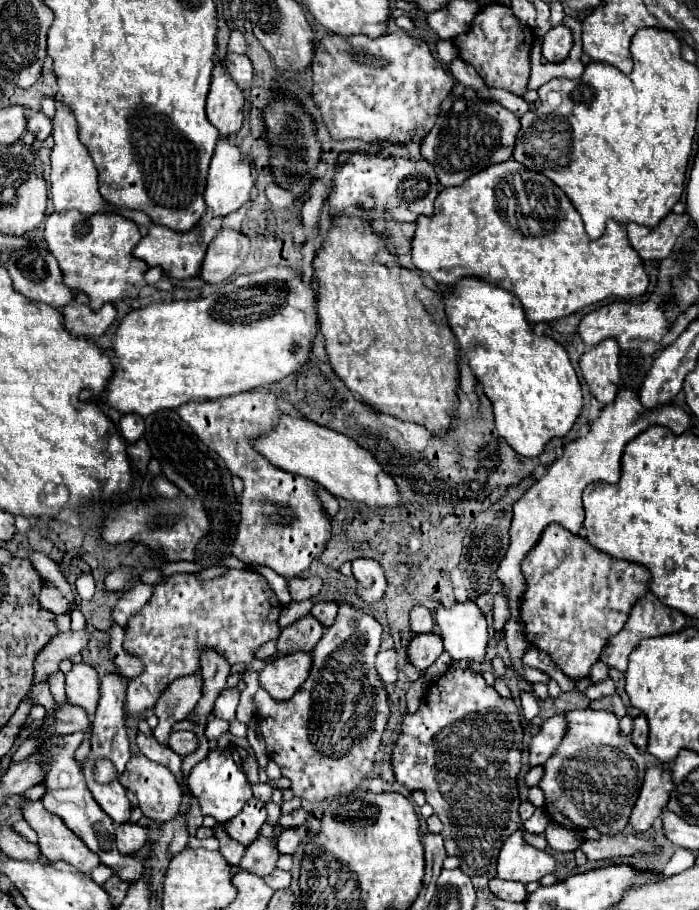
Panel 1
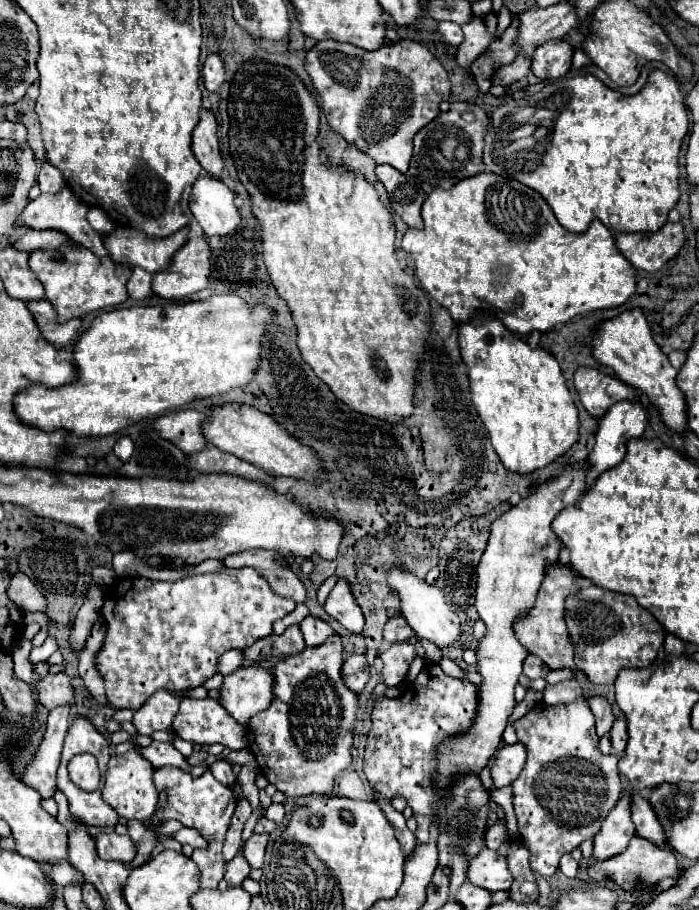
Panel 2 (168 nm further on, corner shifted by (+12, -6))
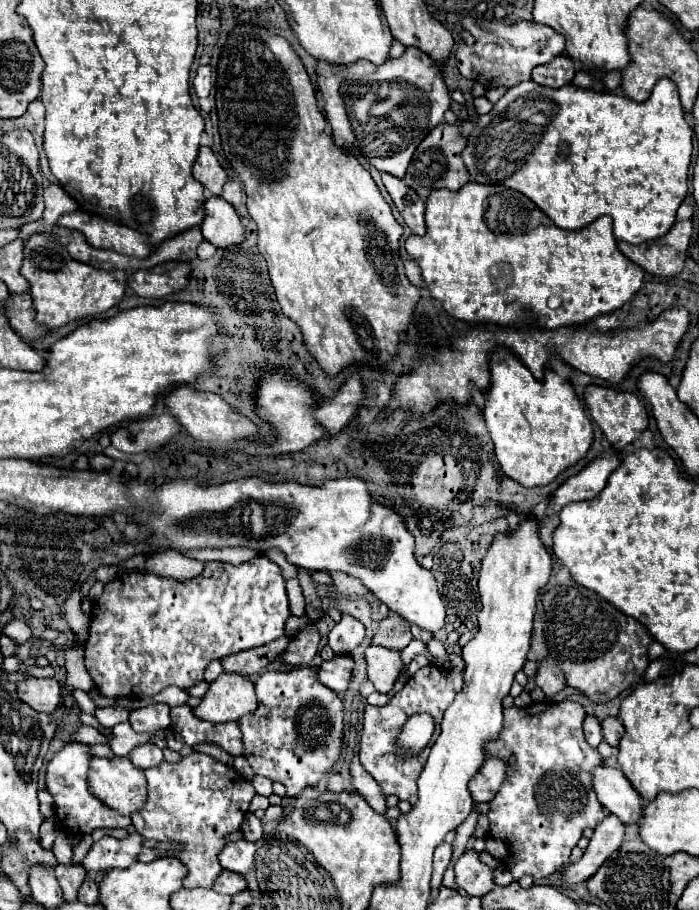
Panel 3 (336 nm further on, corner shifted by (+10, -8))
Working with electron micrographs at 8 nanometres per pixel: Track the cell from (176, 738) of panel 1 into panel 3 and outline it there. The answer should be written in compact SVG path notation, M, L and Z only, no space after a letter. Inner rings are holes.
M141 744L129 752L129 760L133 766L147 770L153 768L153 764L163 760L163 752L155 744Z

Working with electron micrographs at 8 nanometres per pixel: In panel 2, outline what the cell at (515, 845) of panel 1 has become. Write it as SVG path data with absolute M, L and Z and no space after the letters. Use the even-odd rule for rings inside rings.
M483 848L467 868L467 880L471 884L487 888L491 892L509 890L513 884L513 876L507 866L507 858L501 856L497 850Z

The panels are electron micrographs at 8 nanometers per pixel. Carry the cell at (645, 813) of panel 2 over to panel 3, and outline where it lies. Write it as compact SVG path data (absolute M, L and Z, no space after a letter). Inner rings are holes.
M597 766L591 784L601 806L607 808L609 814L615 814L623 824L635 824L641 818L641 798L635 796L633 786L629 786L625 774L617 766Z

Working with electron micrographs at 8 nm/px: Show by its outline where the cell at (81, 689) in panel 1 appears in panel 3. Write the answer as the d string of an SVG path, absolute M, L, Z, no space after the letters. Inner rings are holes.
M27 678L17 684L17 696L37 712L53 714L59 706L59 682L55 678Z

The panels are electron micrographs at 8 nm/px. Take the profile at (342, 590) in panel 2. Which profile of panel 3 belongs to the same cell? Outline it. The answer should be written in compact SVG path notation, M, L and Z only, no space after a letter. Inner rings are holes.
M343 614L341 620L331 628L327 636L327 644L335 654L347 656L351 654L351 650L355 650L361 644L363 634L365 634L365 626L359 620L353 620L351 616Z

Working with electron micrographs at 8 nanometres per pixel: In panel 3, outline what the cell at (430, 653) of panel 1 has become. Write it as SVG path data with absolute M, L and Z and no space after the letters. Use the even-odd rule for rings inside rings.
M369 646L365 650L365 662L367 662L367 678L375 684L375 688L383 694L391 692L399 672L403 670L399 652L385 650L381 646Z

